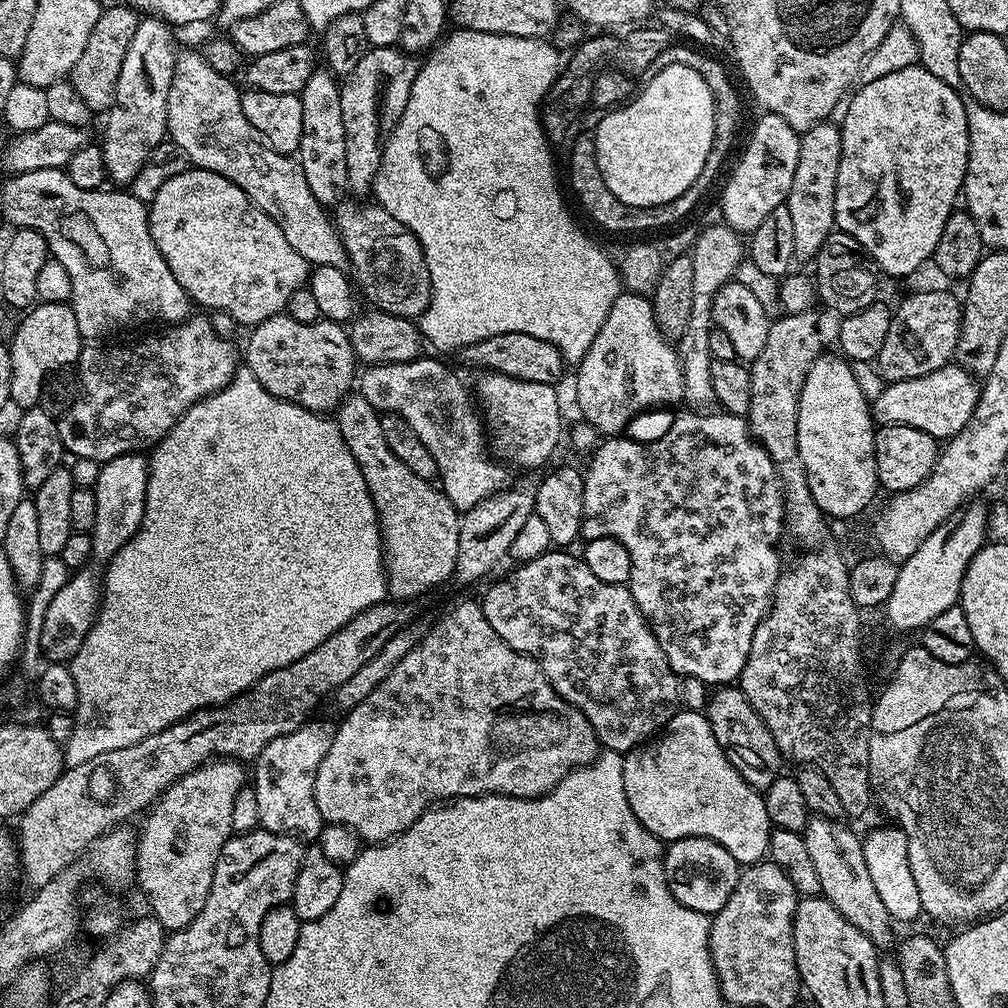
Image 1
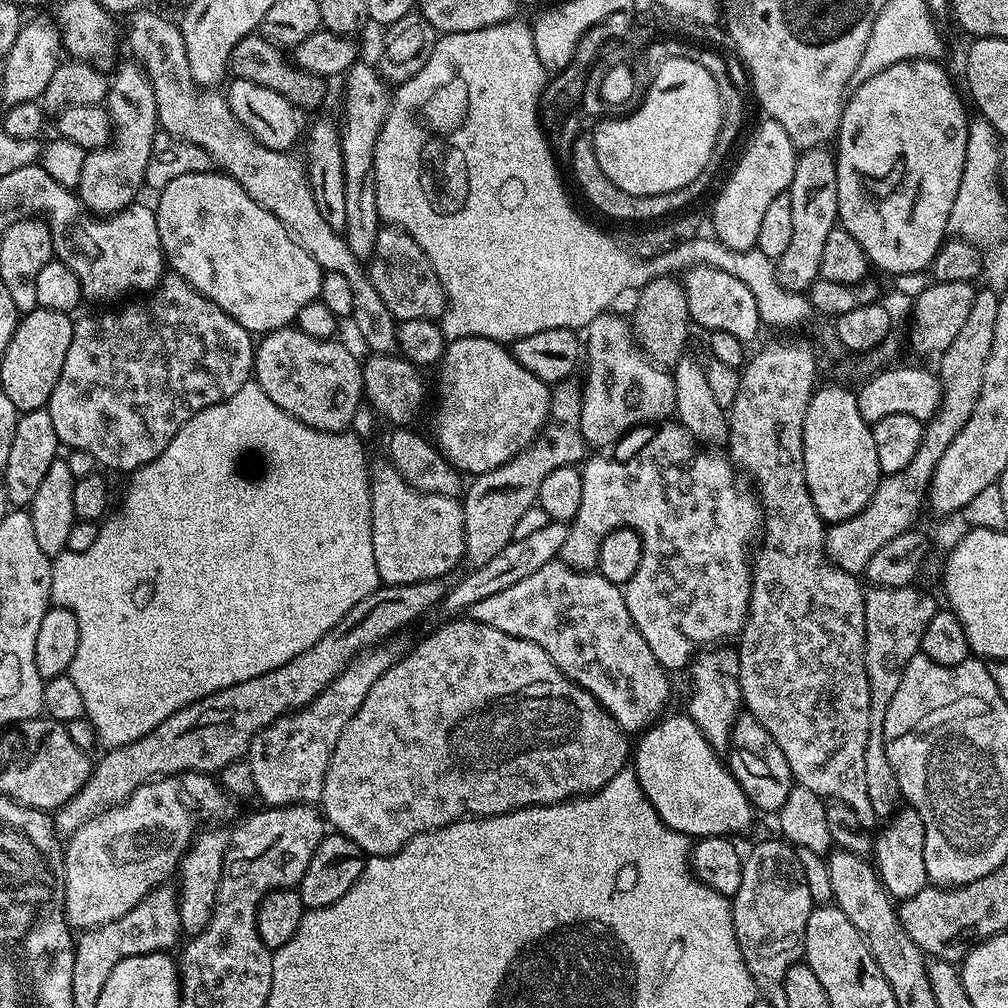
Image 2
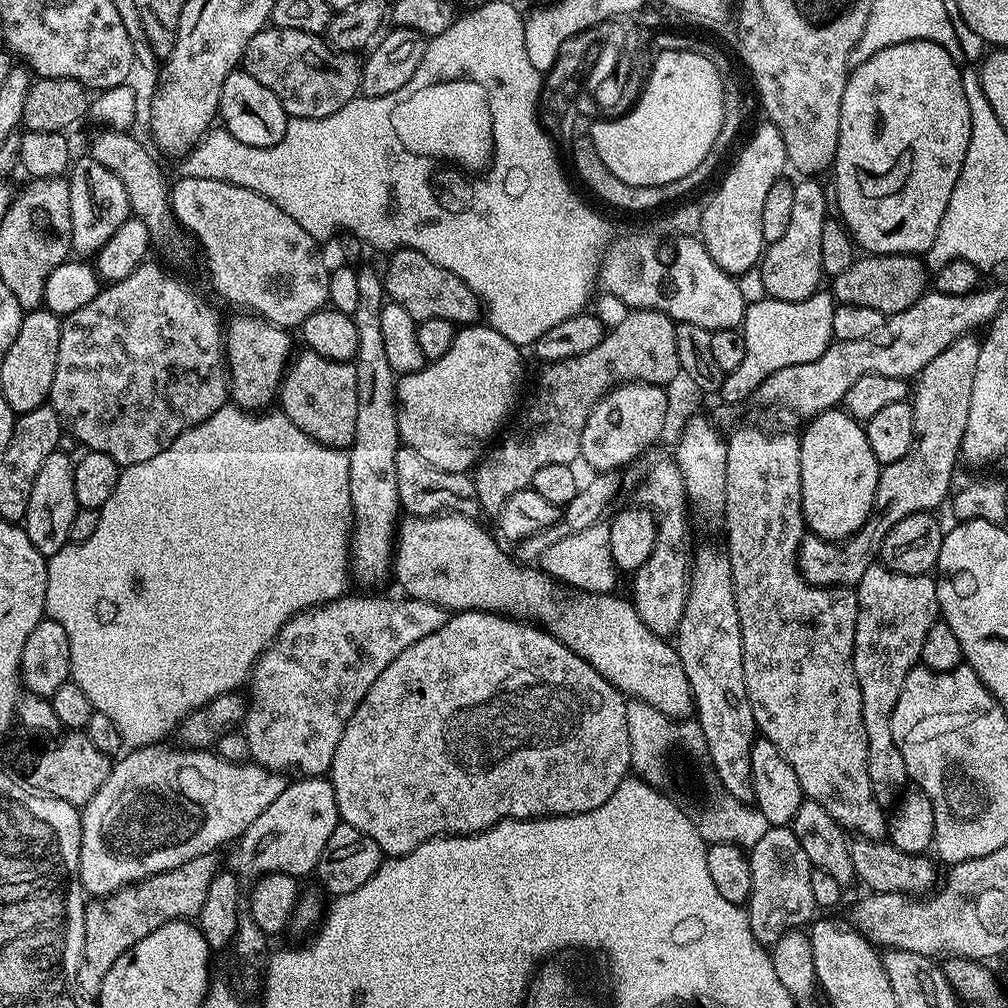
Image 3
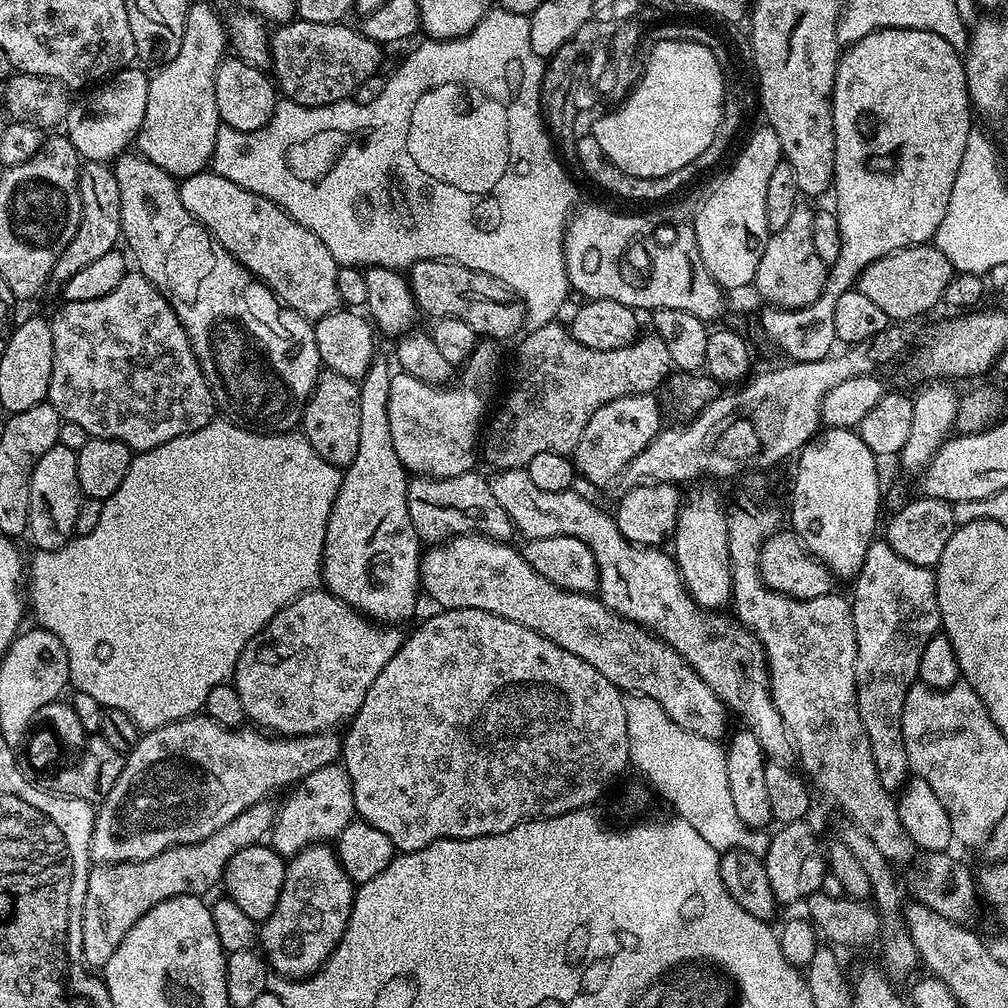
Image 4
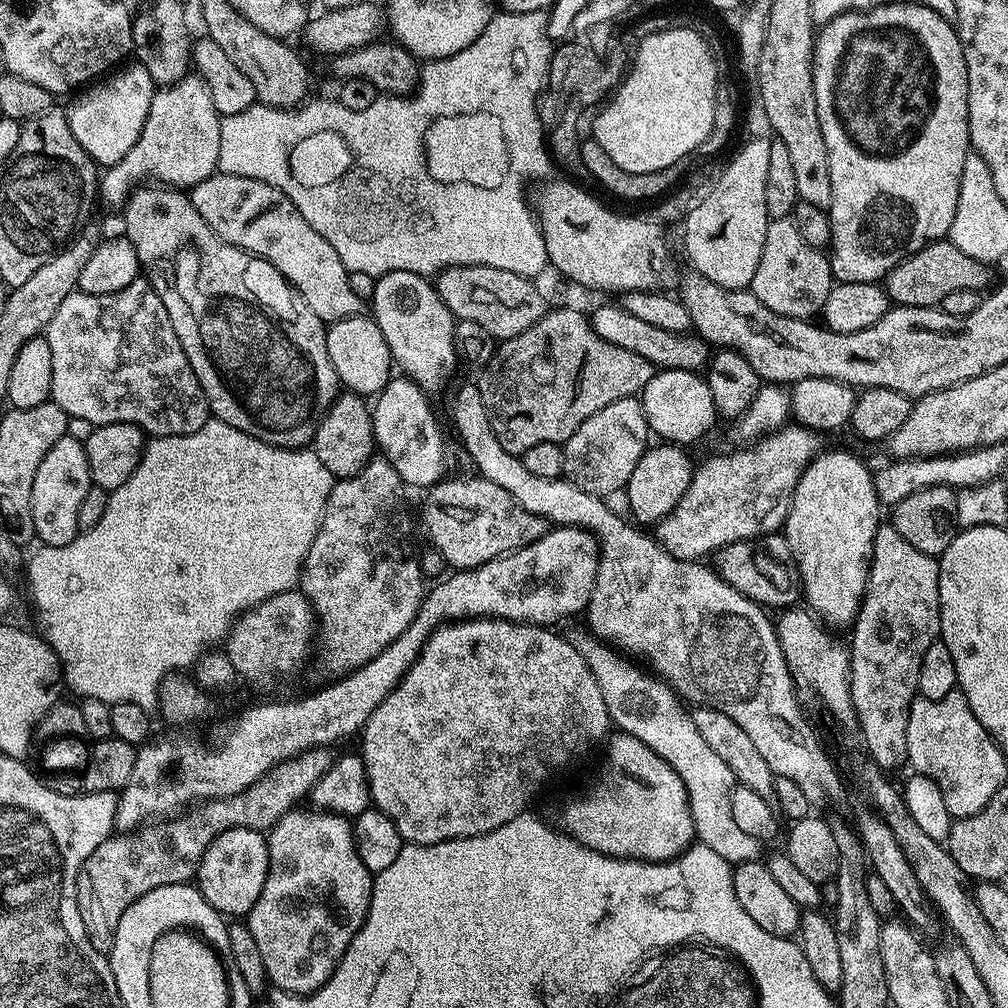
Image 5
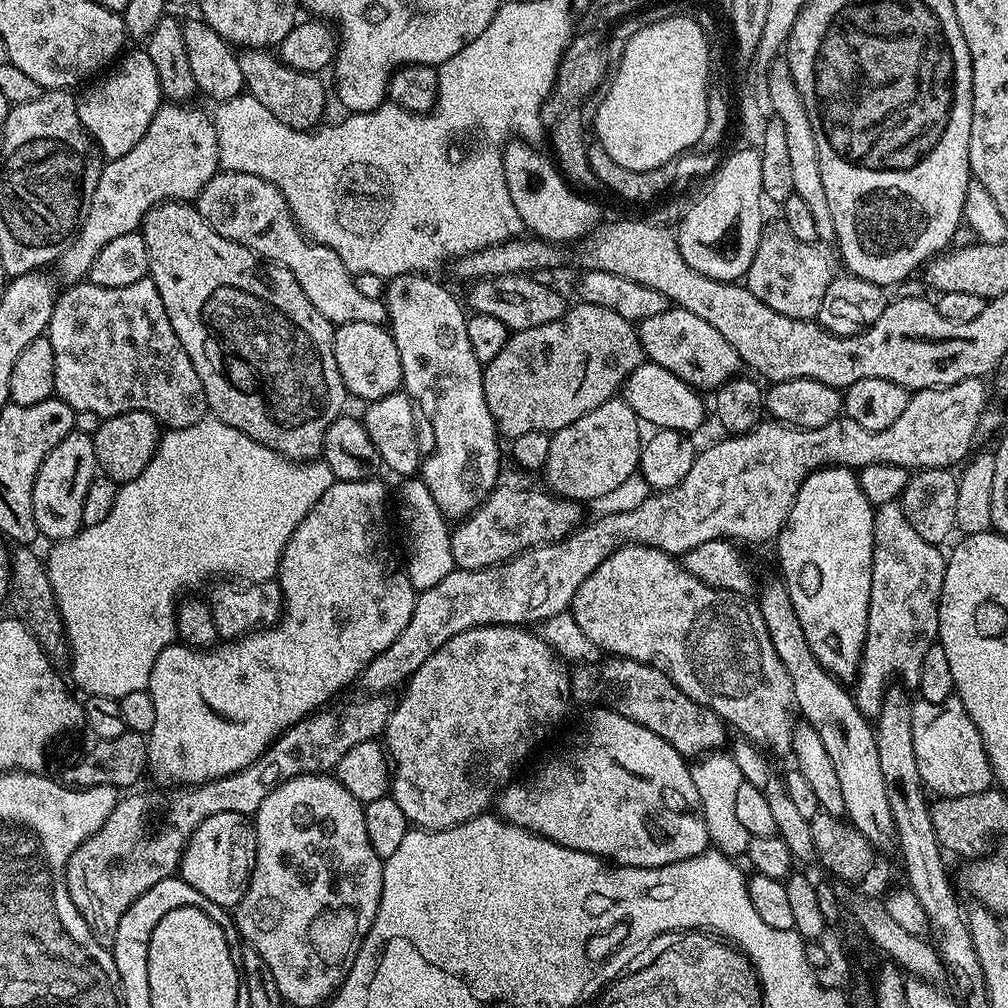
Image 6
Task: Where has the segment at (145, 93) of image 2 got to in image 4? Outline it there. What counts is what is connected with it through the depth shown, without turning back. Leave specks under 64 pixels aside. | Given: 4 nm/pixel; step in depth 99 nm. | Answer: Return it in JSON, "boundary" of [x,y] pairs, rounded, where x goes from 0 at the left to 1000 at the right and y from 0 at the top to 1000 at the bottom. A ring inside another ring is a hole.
{"boundary":[[[87,161],[80,166],[79,195],[81,196],[79,223],[73,232],[73,236],[69,236],[65,248],[62,248],[62,252],[54,264],[52,278],[56,280],[69,277],[73,272],[77,272],[77,268],[89,264],[89,260],[93,260],[96,256],[101,256],[101,252],[112,249],[121,234],[119,229],[117,181],[106,162]]]}

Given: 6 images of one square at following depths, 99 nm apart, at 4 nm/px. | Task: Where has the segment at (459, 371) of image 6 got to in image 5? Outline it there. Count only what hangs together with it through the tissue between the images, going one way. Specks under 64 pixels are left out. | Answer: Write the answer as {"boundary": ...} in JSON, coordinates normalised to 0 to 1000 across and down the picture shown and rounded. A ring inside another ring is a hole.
{"boundary":[[[391,268],[373,275],[367,313],[379,327],[383,343],[387,343],[392,364],[416,385],[432,391],[447,375],[448,368],[454,362],[450,343],[453,316],[438,296],[435,296],[432,281],[424,273],[407,268]]]}

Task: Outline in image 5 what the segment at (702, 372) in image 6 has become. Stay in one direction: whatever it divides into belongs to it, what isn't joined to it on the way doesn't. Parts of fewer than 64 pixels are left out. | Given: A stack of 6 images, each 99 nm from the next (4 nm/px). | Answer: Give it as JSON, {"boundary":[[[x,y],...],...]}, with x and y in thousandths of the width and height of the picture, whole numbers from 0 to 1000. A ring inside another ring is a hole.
{"boundary":[[[614,301],[599,302],[585,310],[587,325],[595,335],[617,343],[617,347],[629,347],[629,351],[637,351],[652,366],[672,365],[677,368],[693,370],[702,360],[704,345],[699,338],[690,333],[676,333],[674,330],[653,327],[653,323],[645,323],[645,319],[637,319],[637,315],[629,315],[629,312],[621,312]]]}

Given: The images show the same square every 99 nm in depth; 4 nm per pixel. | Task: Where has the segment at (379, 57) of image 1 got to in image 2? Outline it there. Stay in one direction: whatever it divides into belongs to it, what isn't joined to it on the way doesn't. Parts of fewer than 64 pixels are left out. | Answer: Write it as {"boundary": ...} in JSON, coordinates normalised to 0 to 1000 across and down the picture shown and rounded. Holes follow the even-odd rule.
{"boundary":[[[354,62],[345,68],[340,76],[341,82],[341,123],[337,127],[337,148],[339,165],[343,181],[343,224],[339,231],[341,238],[353,257],[364,260],[379,225],[373,191],[373,174],[371,173],[371,149],[375,133],[385,116],[389,105],[390,92],[387,84],[372,66]]]}

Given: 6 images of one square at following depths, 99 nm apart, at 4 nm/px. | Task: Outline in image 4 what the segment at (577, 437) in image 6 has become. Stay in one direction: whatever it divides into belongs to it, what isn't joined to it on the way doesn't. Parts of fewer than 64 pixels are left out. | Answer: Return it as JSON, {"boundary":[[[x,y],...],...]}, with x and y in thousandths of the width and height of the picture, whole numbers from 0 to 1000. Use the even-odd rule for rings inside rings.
{"boundary":[[[647,391],[638,393],[618,393],[609,399],[601,399],[581,419],[581,427],[577,427],[577,435],[573,435],[573,442],[569,449],[571,467],[587,480],[603,480],[612,475],[619,463],[625,459],[657,427],[655,421],[655,401]]]}

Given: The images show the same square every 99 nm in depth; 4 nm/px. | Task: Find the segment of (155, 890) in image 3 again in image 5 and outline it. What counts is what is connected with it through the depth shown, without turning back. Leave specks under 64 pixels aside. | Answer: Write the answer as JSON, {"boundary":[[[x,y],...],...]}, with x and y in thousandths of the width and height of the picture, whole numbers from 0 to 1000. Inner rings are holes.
{"boundary":[[[328,741],[306,742],[303,746],[289,750],[287,754],[279,754],[244,784],[205,795],[184,813],[167,812],[154,819],[143,819],[134,825],[108,829],[105,835],[91,844],[89,851],[85,851],[79,870],[75,872],[81,915],[93,942],[104,946],[111,943],[117,911],[121,911],[121,907],[125,907],[125,899],[141,891],[141,887],[157,879],[188,876],[194,868],[202,844],[216,827],[226,821],[251,821],[257,825],[270,822],[276,812],[289,805],[291,800],[297,799],[301,790],[303,793],[309,787],[315,772],[327,764],[330,753]]]}

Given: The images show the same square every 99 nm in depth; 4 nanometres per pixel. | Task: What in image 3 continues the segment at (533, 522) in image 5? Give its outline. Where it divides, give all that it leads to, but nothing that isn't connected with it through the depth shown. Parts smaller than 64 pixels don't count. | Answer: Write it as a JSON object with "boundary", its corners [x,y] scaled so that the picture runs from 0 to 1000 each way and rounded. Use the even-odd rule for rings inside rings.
{"boundary":[[[398,442],[393,457],[395,466],[395,494],[398,505],[410,512],[437,512],[452,509],[458,512],[475,513],[478,505],[472,493],[472,477],[464,468],[435,466],[423,458],[411,446]]]}

